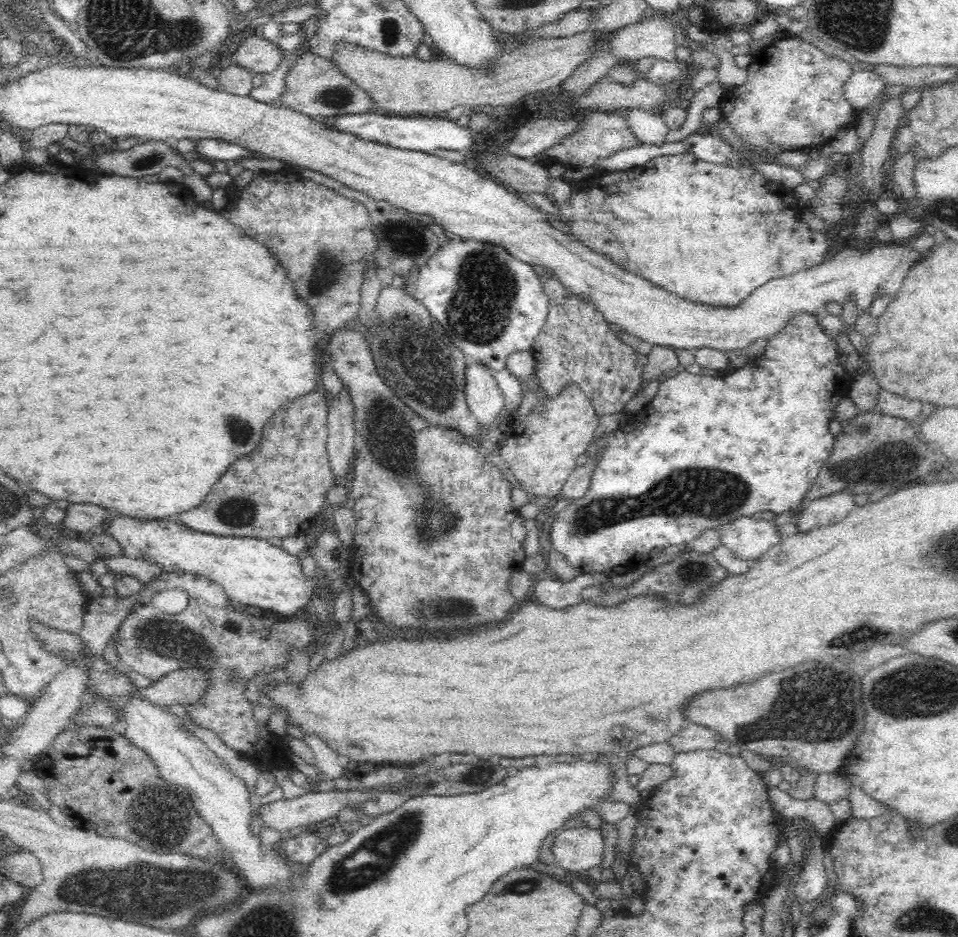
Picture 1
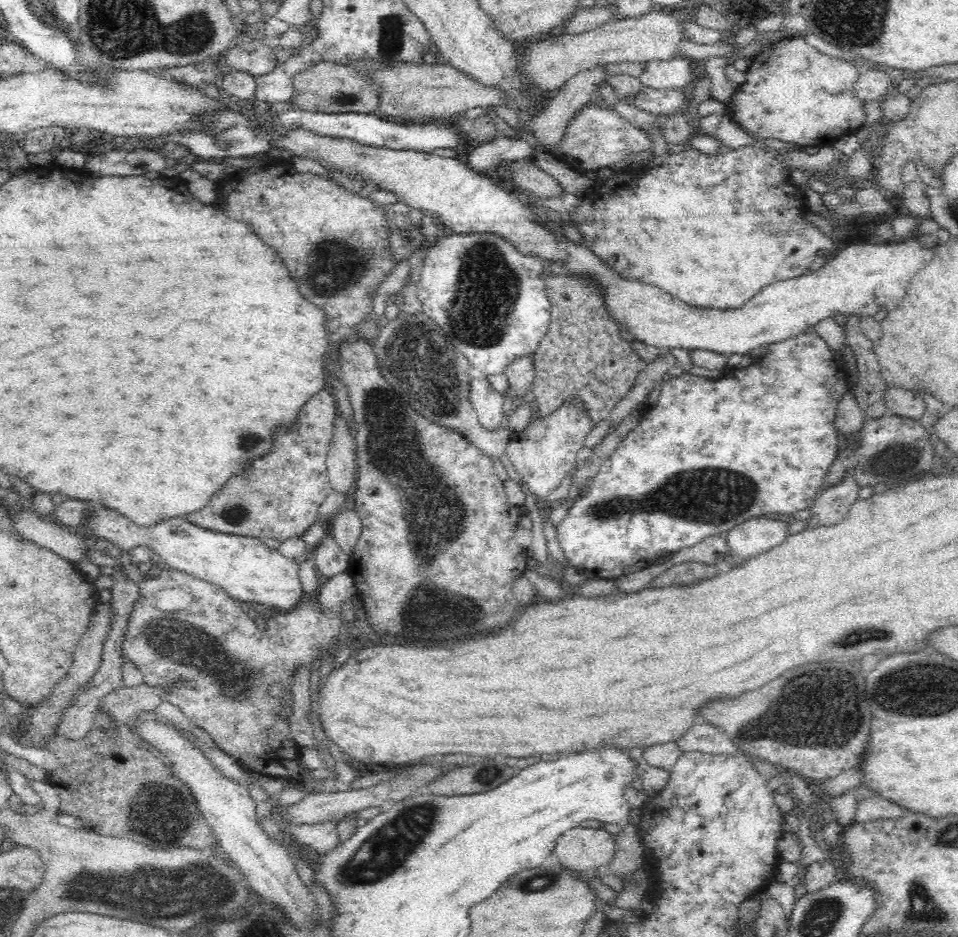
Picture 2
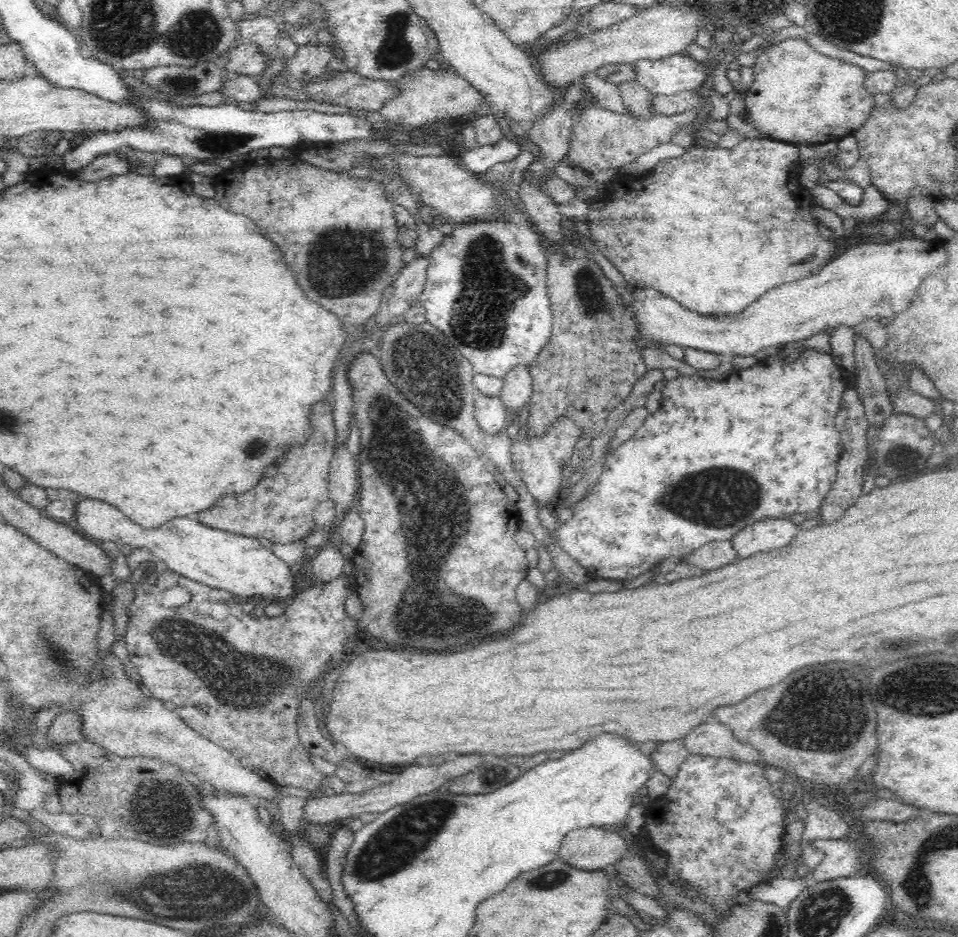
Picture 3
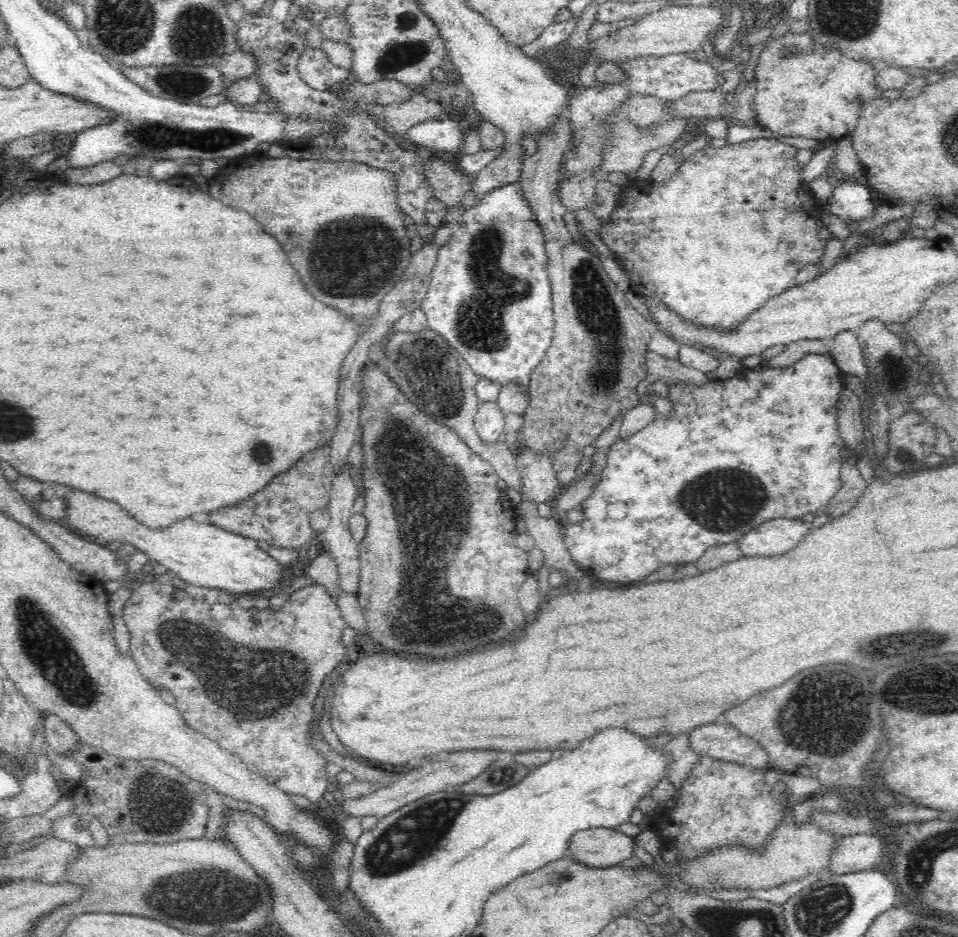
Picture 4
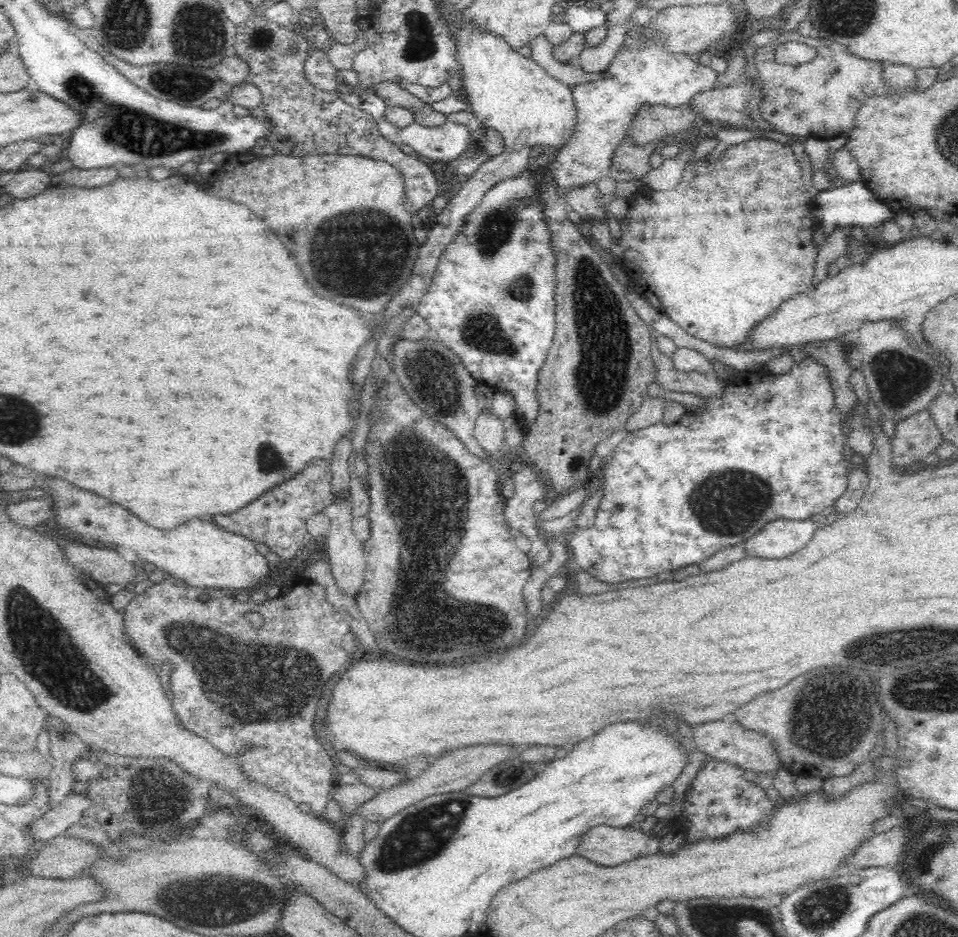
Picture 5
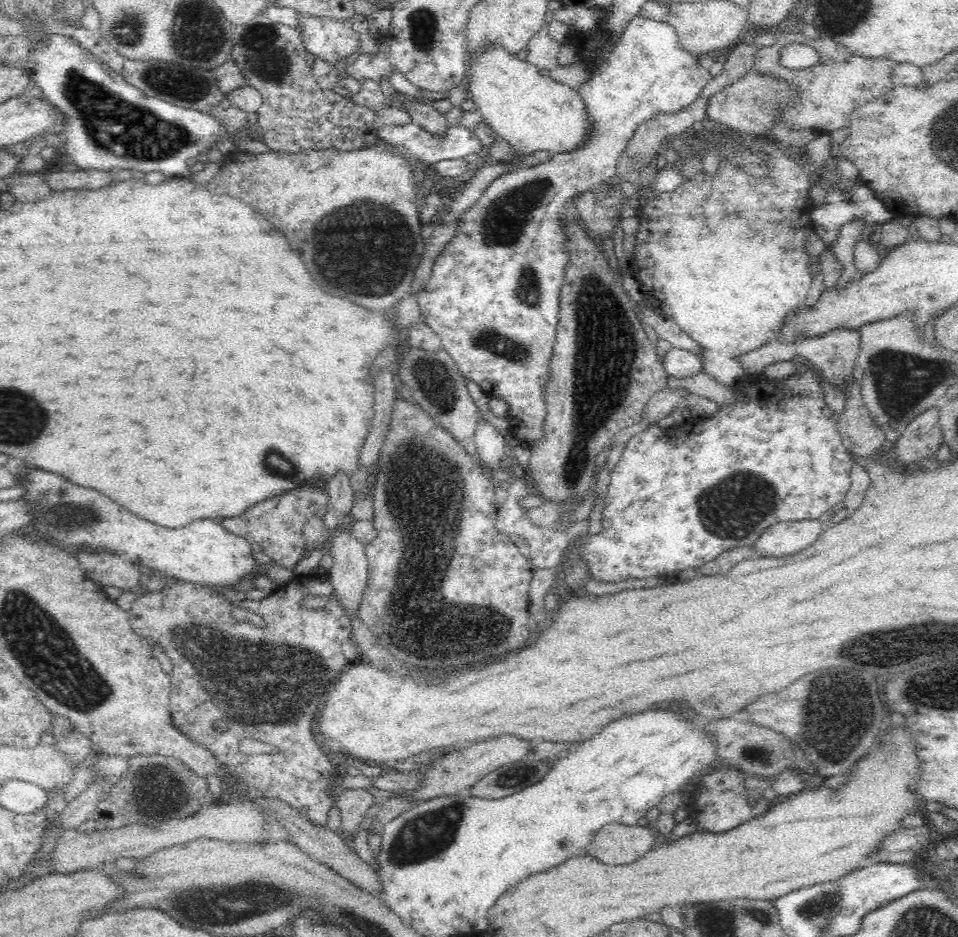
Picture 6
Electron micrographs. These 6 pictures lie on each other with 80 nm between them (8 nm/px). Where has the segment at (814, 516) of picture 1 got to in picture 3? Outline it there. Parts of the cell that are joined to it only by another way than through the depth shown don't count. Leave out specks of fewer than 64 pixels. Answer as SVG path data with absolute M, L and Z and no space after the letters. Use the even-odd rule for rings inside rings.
M851 394L846 395L840 405L841 407L835 418L835 428L840 433L841 443L845 450L843 450L837 464L837 476L834 480L834 486L830 488L828 496L822 500L819 515L820 524L833 523L842 518L843 514L861 497L862 485L864 484L862 471L868 459L866 434L870 428L865 415L865 408L860 398Z

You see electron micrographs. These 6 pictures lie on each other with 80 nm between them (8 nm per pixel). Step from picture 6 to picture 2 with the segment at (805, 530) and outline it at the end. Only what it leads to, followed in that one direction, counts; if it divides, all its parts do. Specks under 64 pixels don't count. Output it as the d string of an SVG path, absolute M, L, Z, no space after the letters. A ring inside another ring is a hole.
M769 516L750 518L726 532L729 552L740 561L780 546L788 538L789 523Z

